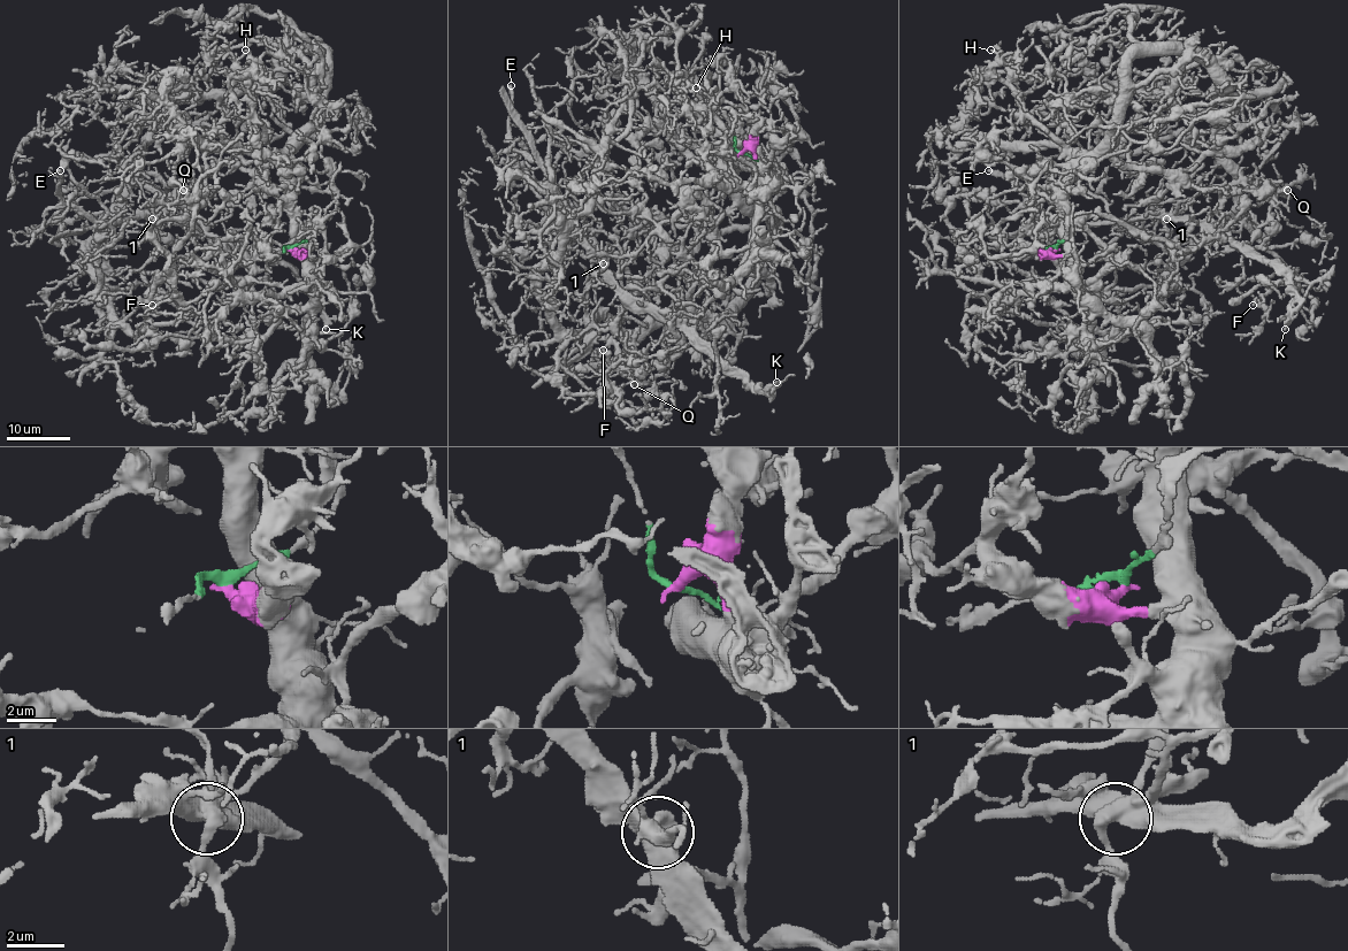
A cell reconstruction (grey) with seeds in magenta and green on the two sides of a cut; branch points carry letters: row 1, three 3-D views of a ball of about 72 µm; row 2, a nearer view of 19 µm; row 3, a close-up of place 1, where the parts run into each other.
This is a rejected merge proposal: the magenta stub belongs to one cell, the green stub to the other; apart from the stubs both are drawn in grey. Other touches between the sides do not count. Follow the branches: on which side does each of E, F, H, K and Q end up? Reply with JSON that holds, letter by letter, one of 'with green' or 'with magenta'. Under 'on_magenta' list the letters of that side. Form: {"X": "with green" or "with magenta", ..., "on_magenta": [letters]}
{"E": "with green", "F": "with magenta", "H": "with magenta", "K": "with green", "Q": "with magenta", "on_magenta": ["F", "H", "Q"]}

